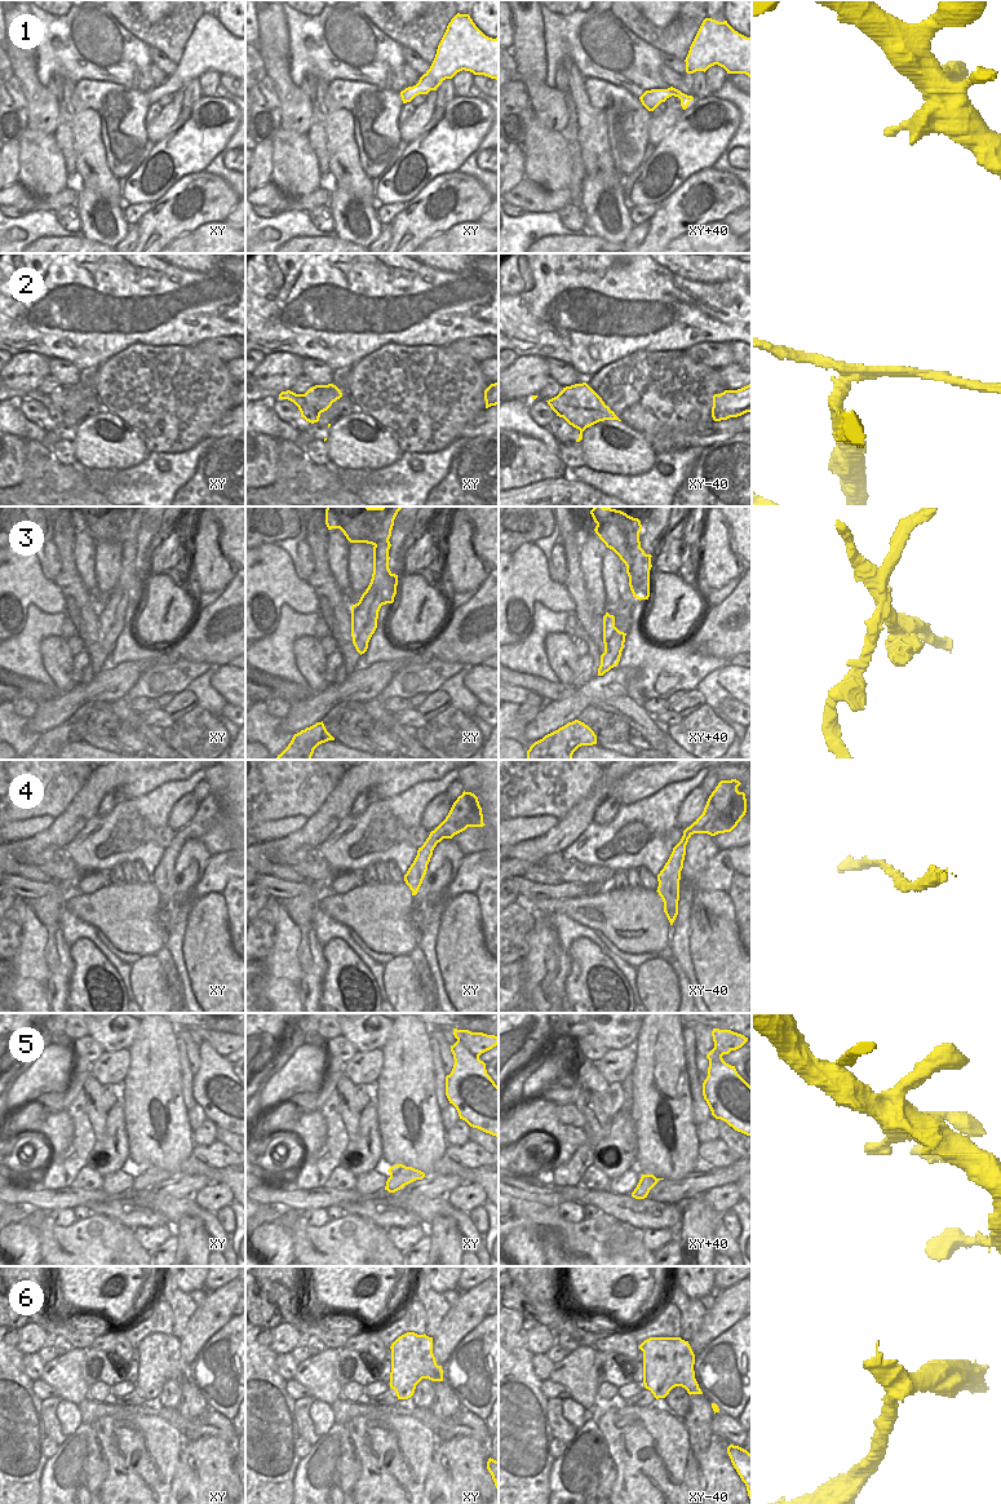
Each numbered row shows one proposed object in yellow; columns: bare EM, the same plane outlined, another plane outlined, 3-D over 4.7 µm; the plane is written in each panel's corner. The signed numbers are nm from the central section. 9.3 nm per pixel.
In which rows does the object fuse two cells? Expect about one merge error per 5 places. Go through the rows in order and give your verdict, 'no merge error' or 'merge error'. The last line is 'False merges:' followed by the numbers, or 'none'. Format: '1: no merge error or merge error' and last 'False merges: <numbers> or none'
1: no merge error
2: merge error
3: merge error
4: no merge error
5: no merge error
6: no merge error
False merges: 2, 3

